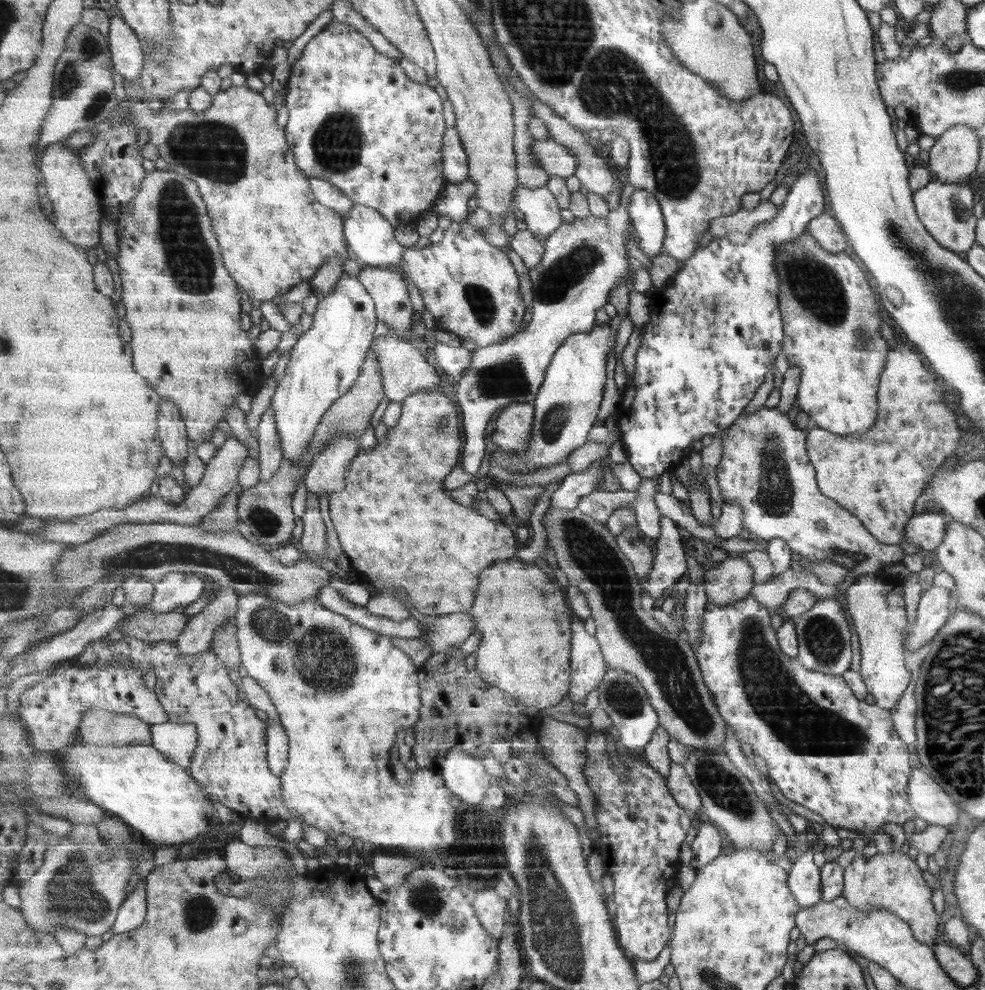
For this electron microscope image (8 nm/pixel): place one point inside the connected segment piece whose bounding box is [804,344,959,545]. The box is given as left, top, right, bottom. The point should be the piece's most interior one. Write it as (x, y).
(877, 476)

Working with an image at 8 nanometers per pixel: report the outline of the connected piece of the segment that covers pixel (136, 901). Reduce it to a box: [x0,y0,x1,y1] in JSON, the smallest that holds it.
[112,875,147,935]

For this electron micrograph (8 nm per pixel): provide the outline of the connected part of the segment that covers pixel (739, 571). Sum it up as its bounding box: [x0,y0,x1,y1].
[701,556,754,606]

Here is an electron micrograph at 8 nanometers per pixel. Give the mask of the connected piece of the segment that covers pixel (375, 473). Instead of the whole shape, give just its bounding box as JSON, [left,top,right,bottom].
[328,390,519,617]

